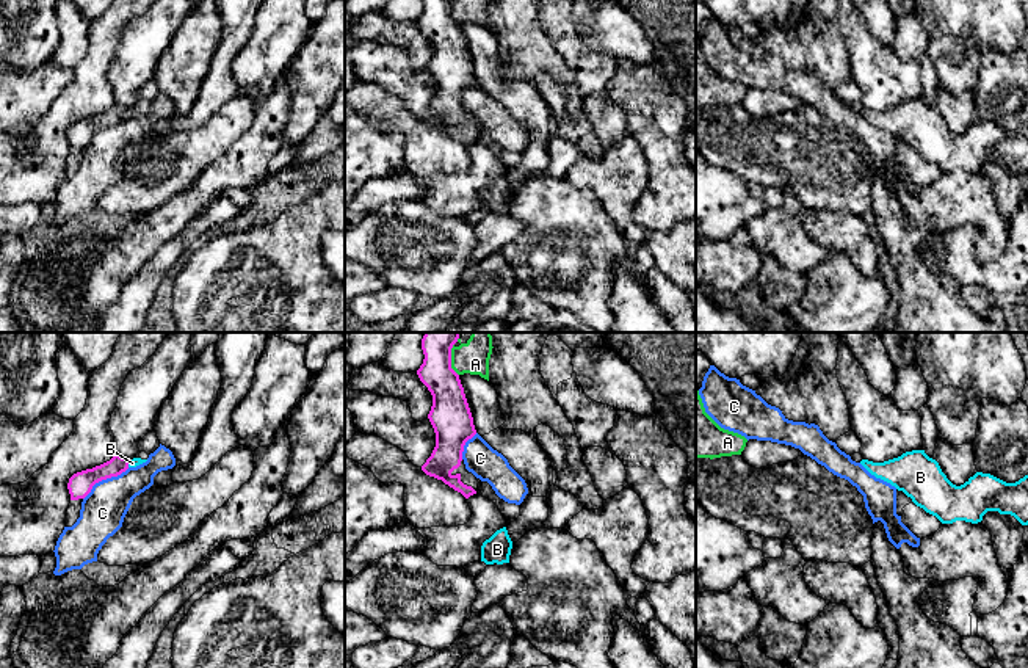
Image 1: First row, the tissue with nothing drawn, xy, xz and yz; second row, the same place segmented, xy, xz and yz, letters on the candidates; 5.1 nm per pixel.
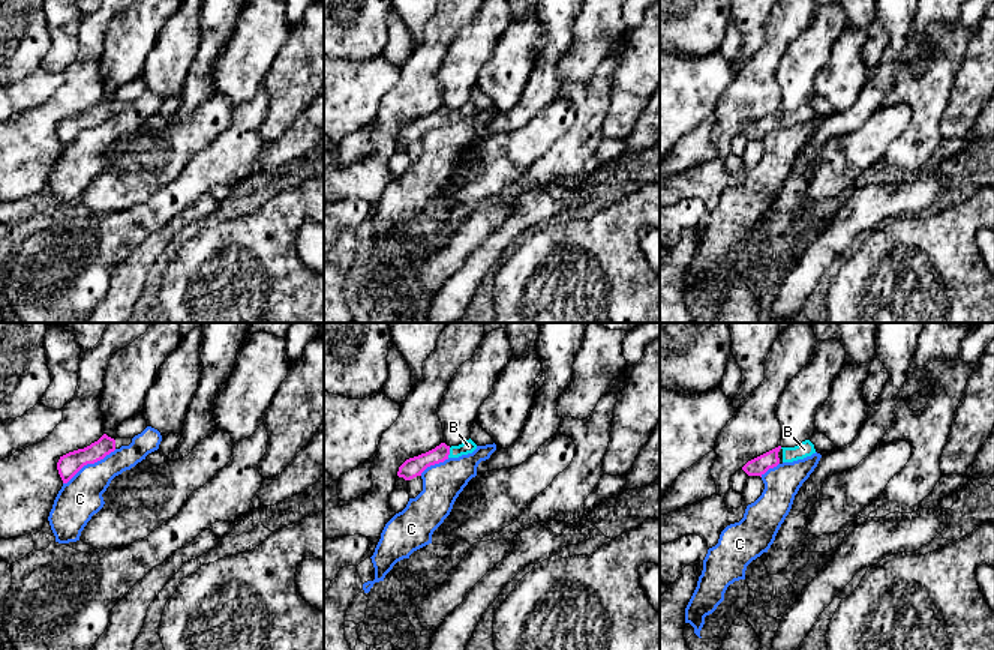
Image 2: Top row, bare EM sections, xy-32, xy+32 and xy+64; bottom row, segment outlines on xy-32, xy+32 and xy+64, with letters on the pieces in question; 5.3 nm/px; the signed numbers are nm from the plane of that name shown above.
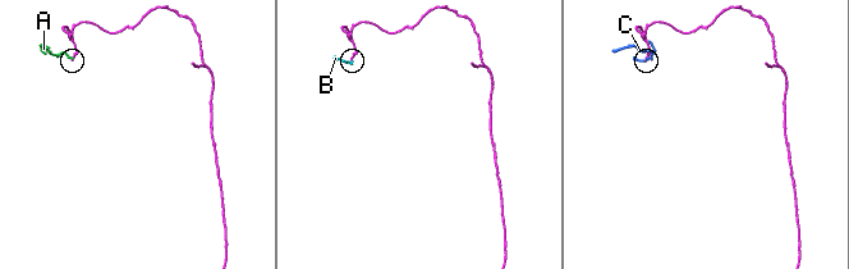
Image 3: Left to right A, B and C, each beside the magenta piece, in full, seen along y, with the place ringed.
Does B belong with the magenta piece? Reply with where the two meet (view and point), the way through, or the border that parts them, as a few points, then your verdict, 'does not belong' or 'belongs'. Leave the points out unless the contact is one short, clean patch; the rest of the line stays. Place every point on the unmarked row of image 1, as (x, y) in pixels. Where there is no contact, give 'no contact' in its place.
contact xy (127, 112); belongs

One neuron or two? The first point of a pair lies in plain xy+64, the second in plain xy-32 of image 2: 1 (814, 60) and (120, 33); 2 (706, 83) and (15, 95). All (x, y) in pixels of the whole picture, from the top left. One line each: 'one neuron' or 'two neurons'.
1: one neuron
2: one neuron

